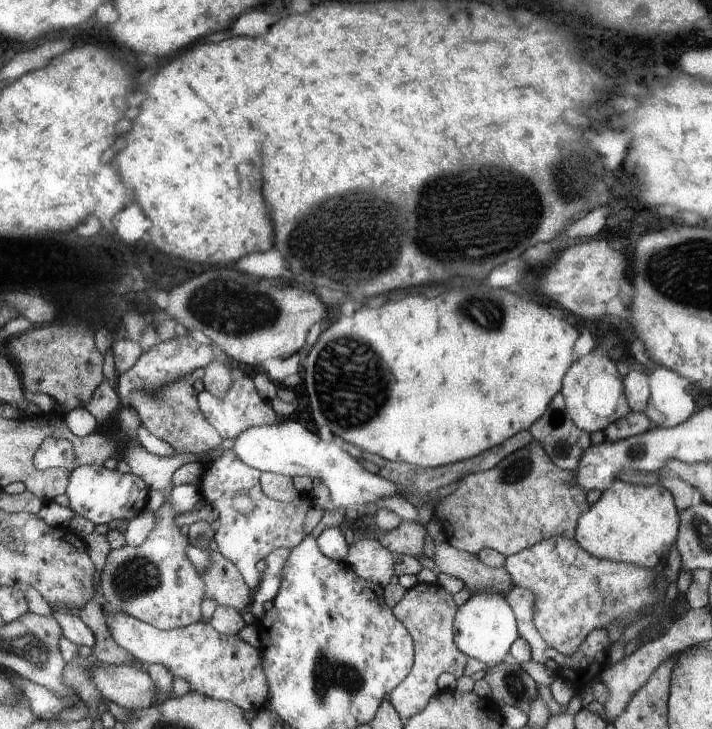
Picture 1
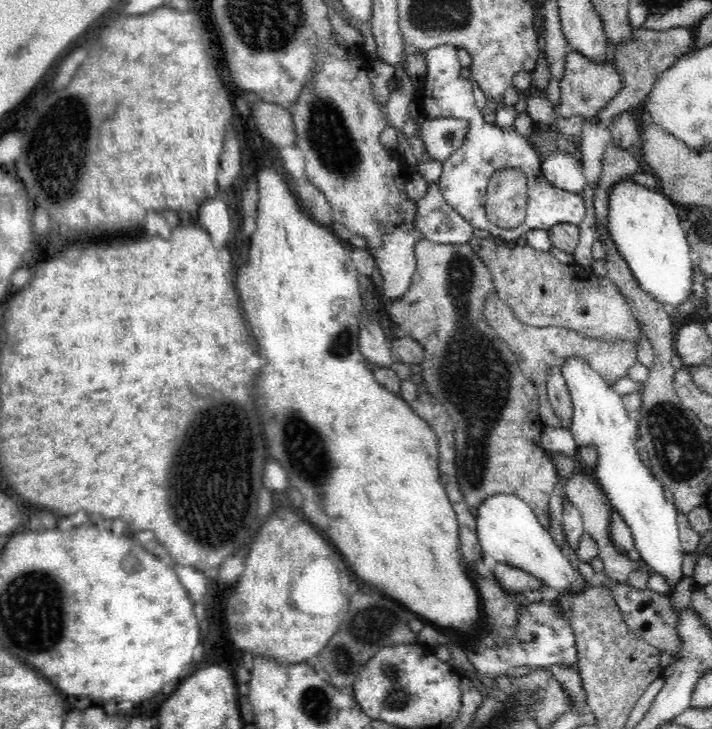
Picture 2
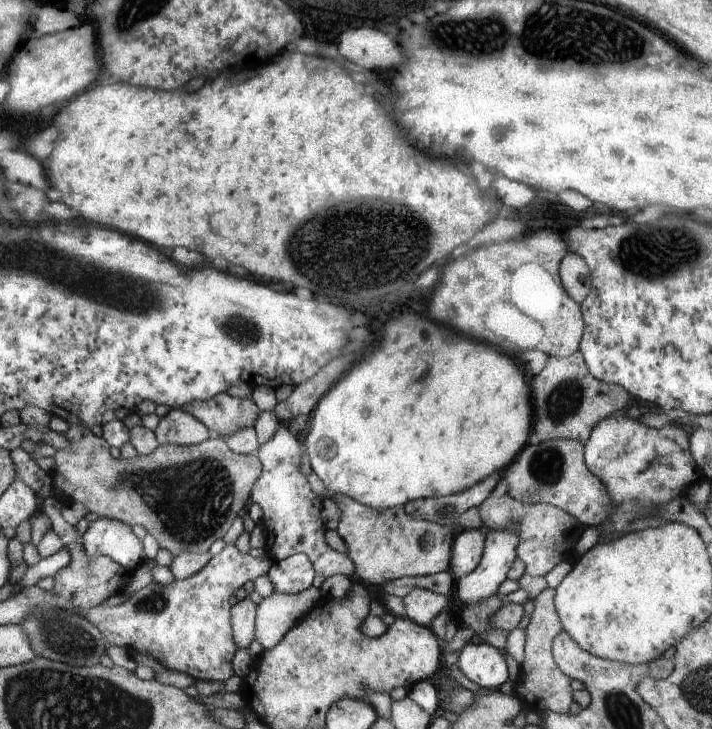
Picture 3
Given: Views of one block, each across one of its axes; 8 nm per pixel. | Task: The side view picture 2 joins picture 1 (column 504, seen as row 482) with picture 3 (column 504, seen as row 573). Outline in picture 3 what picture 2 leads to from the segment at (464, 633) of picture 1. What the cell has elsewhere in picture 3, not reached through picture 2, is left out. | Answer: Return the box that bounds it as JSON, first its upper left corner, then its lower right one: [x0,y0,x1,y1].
[457,644,509,688]

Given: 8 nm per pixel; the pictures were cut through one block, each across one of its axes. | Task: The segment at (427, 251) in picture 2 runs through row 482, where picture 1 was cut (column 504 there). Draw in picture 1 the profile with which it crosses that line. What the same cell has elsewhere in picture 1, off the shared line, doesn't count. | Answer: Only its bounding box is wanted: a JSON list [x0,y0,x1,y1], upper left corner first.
[433,440,589,558]

